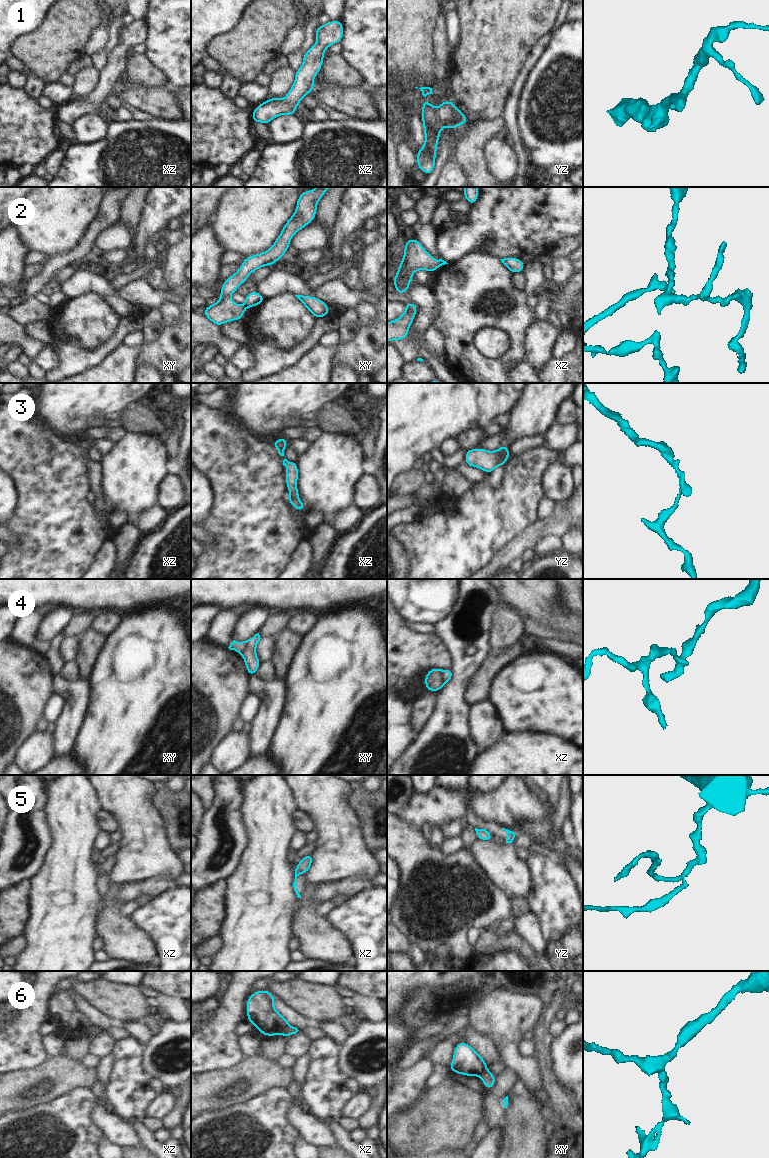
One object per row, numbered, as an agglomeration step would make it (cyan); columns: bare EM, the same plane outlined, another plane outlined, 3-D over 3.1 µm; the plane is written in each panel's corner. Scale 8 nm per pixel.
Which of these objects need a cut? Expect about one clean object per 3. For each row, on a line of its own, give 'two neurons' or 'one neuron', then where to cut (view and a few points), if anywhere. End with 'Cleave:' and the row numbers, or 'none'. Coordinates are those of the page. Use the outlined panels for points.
1: one neuron; cut none
2: two neurons; cut xy (242, 306), (245, 308)
3: two neurons; cut yz (508, 450), (503, 453), (498, 451)
4: two neurons; cut xz (440, 670), (440, 679), (444, 683)
5: two neurons; cut xz (298, 874), (295, 876)
6: two neurons; cut xz (288, 1025), (283, 1035)
Cleave: 2, 3, 4, 5, 6

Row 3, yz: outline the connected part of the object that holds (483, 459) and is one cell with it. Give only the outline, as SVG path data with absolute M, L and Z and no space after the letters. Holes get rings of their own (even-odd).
M467 449L465 463L487 473L492 473L497 466L505 466L509 460L509 451L501 454L499 450L488 451L486 449Z

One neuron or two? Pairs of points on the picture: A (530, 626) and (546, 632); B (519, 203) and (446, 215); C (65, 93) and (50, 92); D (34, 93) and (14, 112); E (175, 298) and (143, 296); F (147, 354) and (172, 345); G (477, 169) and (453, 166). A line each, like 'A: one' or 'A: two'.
A: one
B: two
C: one
D: two
E: one
F: one
G: two

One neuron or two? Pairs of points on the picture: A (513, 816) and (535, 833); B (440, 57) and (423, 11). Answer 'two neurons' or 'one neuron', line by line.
A: two neurons
B: two neurons

